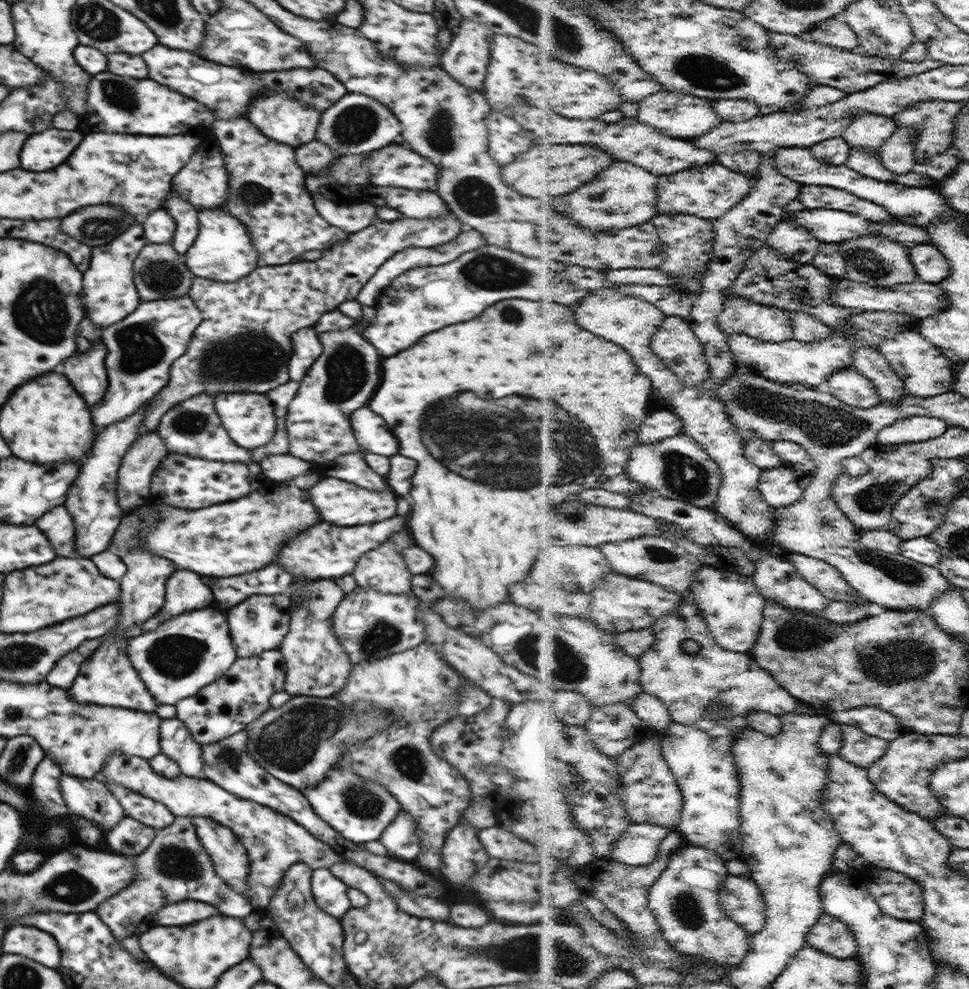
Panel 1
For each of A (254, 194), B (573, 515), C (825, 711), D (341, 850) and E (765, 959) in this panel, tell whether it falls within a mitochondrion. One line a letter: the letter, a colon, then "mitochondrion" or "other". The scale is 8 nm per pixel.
A: mitochondrion
B: mitochondrion
C: other
D: other
E: other

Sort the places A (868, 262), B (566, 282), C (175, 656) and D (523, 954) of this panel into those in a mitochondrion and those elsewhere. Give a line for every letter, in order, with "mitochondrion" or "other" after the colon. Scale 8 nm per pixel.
A: mitochondrion
B: mitochondrion
C: mitochondrion
D: mitochondrion

